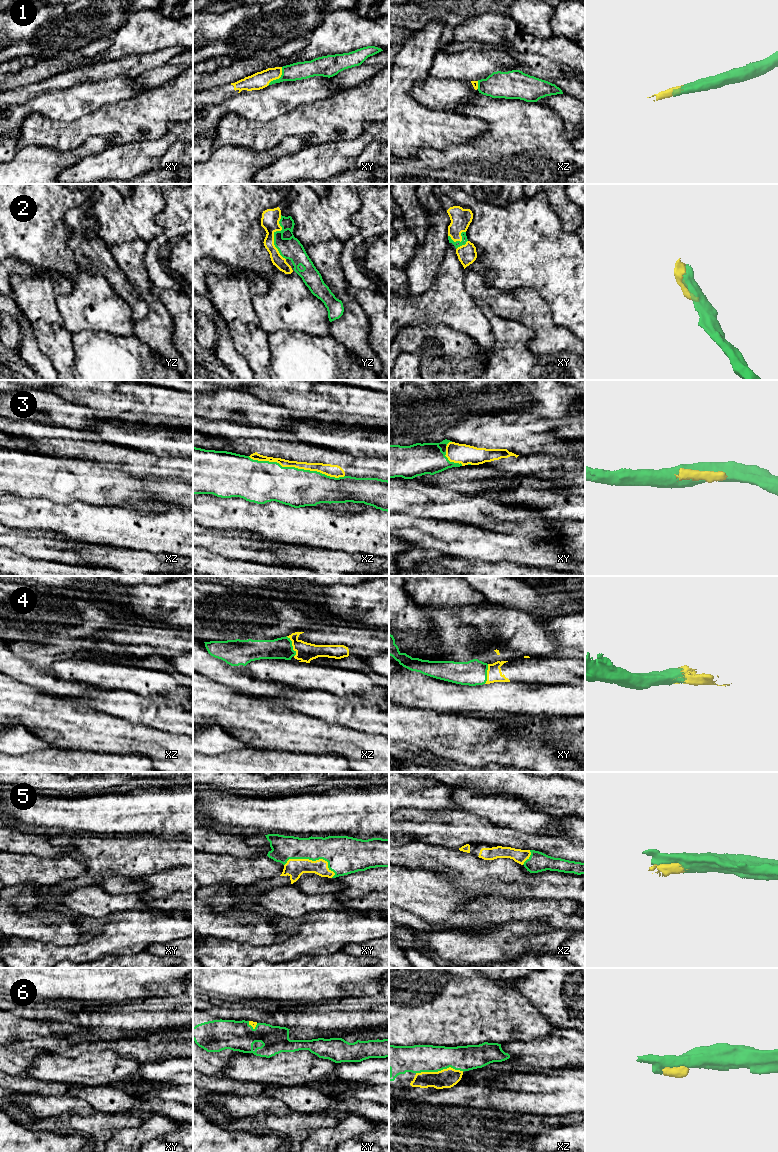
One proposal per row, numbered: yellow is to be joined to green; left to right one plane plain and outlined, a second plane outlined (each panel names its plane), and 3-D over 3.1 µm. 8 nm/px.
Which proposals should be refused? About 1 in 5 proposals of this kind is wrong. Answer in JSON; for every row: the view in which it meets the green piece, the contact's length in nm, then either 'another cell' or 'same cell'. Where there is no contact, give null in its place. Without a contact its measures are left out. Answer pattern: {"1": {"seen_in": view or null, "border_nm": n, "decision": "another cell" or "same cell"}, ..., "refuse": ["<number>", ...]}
{"1": {"seen_in": "xy", "border_nm": 200, "decision": "same cell"}, "2": {"seen_in": "yz", "border_nm": 360, "decision": "same cell"}, "3": {"seen_in": "xz", "border_nm": 800, "decision": "another cell"}, "4": {"seen_in": "xz", "border_nm": 180, "decision": "same cell"}, "5": {"seen_in": "xy", "border_nm": 420, "decision": "same cell"}, "6": {"seen_in": "xz", "border_nm": 400, "decision": "same cell"}, "refuse": ["3"]}

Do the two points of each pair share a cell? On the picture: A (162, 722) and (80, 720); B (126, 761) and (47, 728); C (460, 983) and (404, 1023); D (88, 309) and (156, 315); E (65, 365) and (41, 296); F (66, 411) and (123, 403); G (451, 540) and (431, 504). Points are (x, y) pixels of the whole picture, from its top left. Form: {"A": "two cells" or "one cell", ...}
{"A": "two cells", "B": "two cells", "C": "one cell", "D": "two cells", "E": "one cell", "F": "two cells", "G": "two cells"}

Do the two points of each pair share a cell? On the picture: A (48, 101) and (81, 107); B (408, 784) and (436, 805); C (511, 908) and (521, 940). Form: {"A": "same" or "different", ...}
{"A": "same", "B": "same", "C": "different"}

